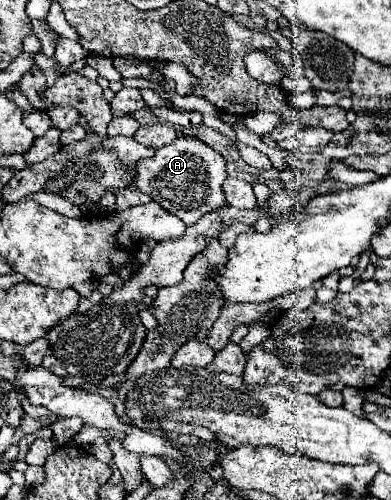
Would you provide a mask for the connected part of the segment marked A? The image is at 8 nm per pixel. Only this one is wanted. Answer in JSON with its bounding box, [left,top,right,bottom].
[136,135,226,225]

